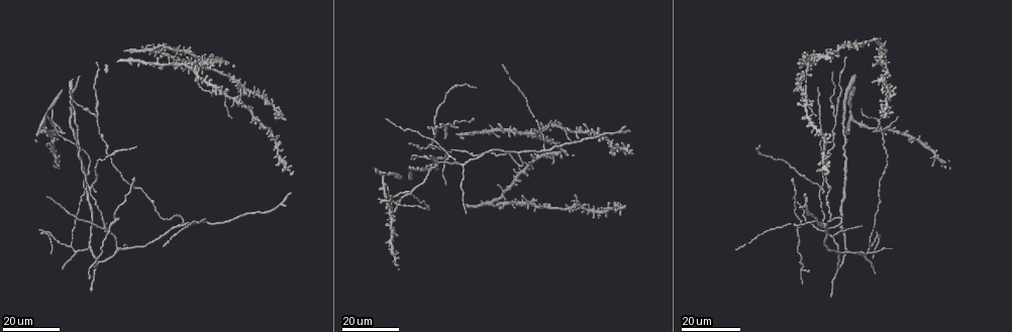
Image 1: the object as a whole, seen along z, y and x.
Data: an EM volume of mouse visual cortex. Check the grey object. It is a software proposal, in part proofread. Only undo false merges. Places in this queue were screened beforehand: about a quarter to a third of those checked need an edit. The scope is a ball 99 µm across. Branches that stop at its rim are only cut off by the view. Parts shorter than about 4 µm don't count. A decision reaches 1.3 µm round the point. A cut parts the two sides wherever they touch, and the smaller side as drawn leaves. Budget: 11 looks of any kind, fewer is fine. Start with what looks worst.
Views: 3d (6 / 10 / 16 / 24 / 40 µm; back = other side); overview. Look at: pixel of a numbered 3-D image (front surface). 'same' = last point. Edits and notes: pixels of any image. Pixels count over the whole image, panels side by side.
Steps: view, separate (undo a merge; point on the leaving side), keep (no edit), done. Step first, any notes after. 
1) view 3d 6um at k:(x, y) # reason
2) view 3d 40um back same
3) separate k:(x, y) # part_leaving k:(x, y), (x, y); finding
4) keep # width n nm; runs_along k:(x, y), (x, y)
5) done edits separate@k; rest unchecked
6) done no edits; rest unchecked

view 3d 24um at 1:(91, 186) # looks like a crossing

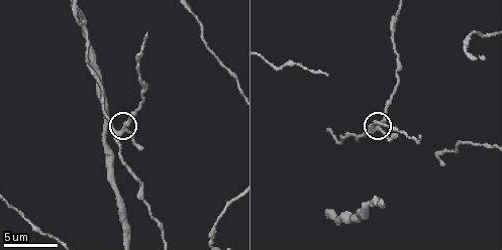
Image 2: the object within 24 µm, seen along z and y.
view 3d 6um at 2:(119, 134)

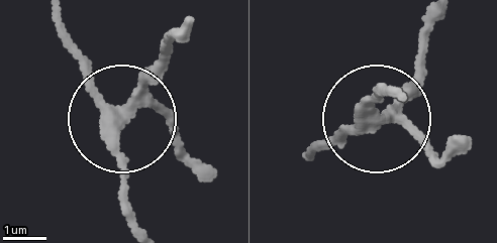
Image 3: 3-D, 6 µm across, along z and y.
separate 3:(178, 143) # part_leaving 3:(126, 105), (180, 32); two neurons meet here

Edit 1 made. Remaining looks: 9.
view 3d 24um at 1:(96, 119) # three arms meet

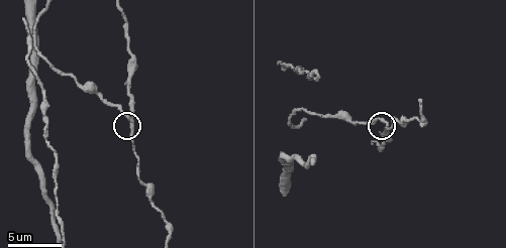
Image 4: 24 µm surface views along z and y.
view 3d 6um at 4:(132, 124)

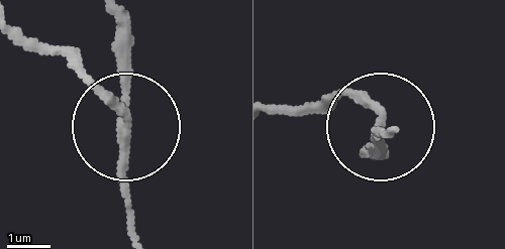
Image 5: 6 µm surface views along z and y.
separate 5:(117, 71) # arms 3; part_leaving 5:(125, 129), (125, 24); a second neuron is stuck on

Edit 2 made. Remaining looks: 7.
view overview

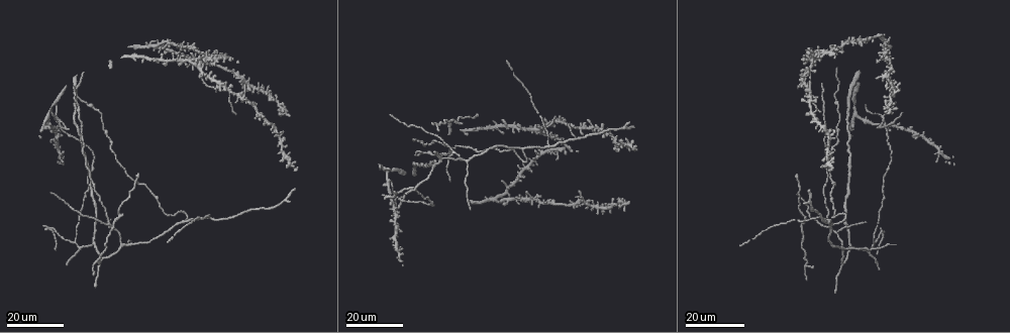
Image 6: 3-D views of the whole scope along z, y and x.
view 3d 24um at 6:(229, 91) # small branch off a trunk

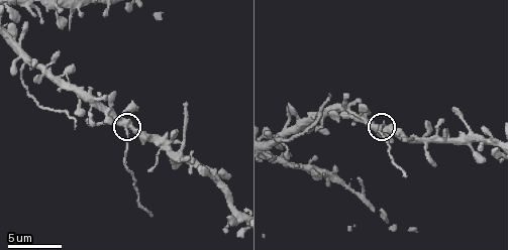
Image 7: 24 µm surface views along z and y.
view 3d 10um at 7:(127, 133)

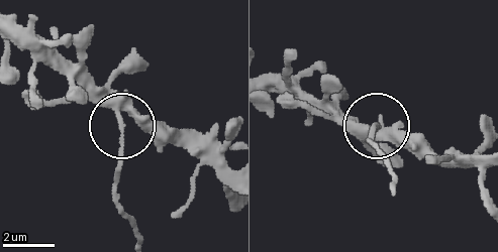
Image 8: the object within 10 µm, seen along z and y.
separate 8:(119, 158) # side_arm 11 um; arms 3; two neurons meet here

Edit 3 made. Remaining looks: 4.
view 3d 16um at 6:(873, 244)

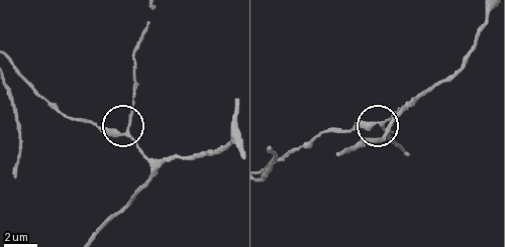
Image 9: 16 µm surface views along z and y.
view 3d 10um at 9:(377, 122)

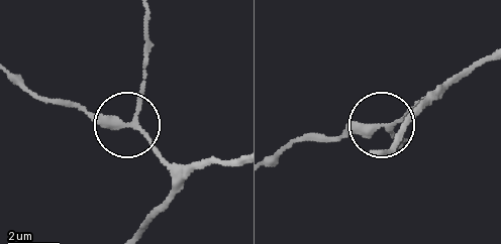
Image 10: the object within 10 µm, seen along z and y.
keep # width 260 nm; runs_along 10:(236, 159), (178, 163), (132, 129), (57, 105); all the same neuron

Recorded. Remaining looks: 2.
view 3d 16um at 6:(125, 245) # small branch off a trunk

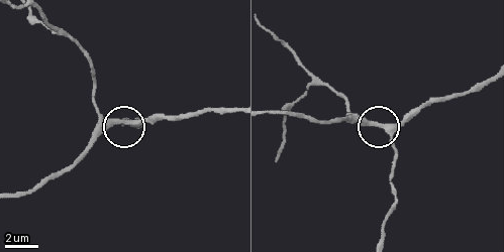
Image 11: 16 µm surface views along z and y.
view 3d 10um at 11:(391, 132)

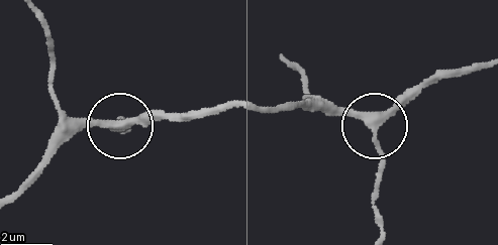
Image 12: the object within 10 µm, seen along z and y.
keep # side_arm 20 um; runs_along 12:(481, 62), (435, 70), (383, 120), (377, 209); one neuron here

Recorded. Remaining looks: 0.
done edits separate@3, separate@5, separate@8; rest unchecked

